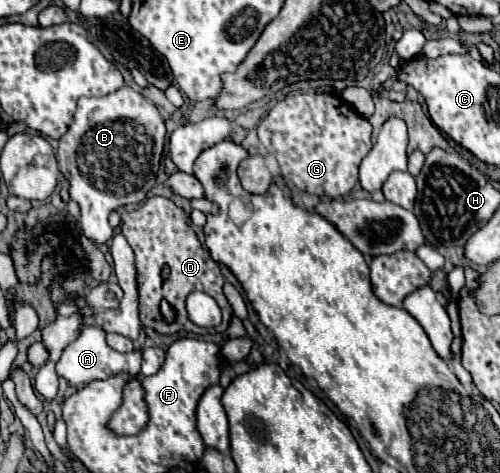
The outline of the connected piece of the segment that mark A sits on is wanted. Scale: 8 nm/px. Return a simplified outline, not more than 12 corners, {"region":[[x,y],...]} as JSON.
{"region":[[85,326],[57,362],[83,386],[117,372],[137,374],[143,348],[119,354],[105,332]]}

